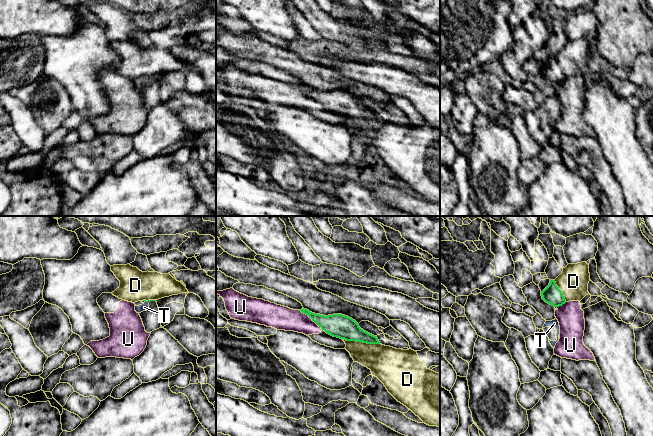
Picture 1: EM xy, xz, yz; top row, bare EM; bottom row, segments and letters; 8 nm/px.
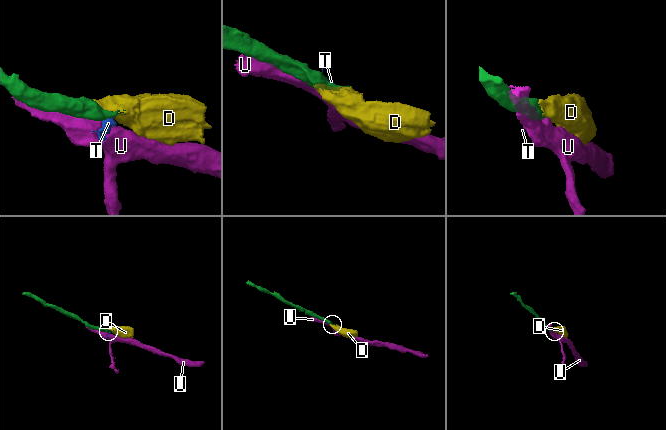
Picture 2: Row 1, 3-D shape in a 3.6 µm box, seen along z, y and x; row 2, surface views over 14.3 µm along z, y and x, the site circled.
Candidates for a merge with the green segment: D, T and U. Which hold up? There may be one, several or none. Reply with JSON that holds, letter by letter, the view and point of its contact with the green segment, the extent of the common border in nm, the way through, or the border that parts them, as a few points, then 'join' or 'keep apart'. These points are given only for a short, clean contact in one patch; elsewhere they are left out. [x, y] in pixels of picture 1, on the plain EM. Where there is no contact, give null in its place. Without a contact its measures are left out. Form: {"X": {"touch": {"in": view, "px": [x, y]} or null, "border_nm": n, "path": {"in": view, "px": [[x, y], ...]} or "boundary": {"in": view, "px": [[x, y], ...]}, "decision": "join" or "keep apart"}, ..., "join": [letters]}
{"D": {"touch": {"in": "xz", "px": [361, 117]}, "border_nm": 300, "decision": "join"}, "T": {"touch": {"in": "xy", "px": [146, 77]}, "border_nm": 60, "boundary": {"in": "xy", "px": [[143, 76], [149, 77]]}, "decision": "keep apart"}, "U": {"touch": {"in": "xz", "px": [310, 93]}, "border_nm": 260, "decision": "keep apart"}, "join": ["D"]}

